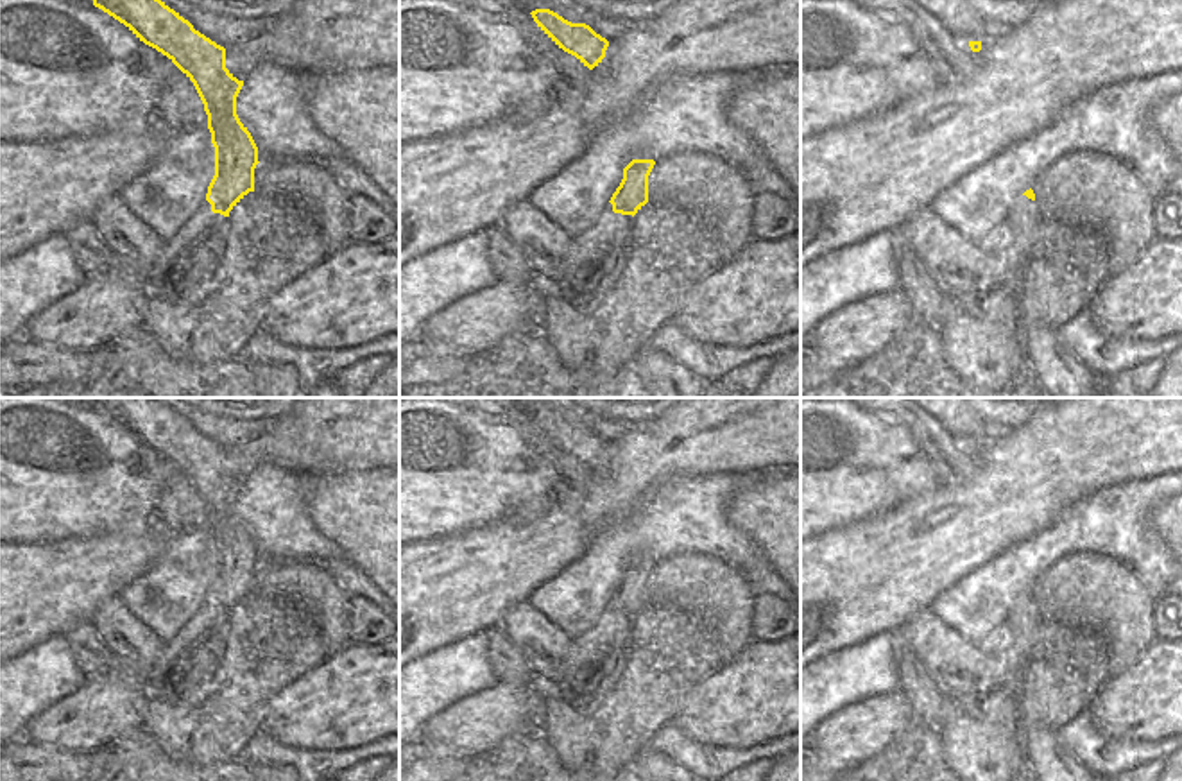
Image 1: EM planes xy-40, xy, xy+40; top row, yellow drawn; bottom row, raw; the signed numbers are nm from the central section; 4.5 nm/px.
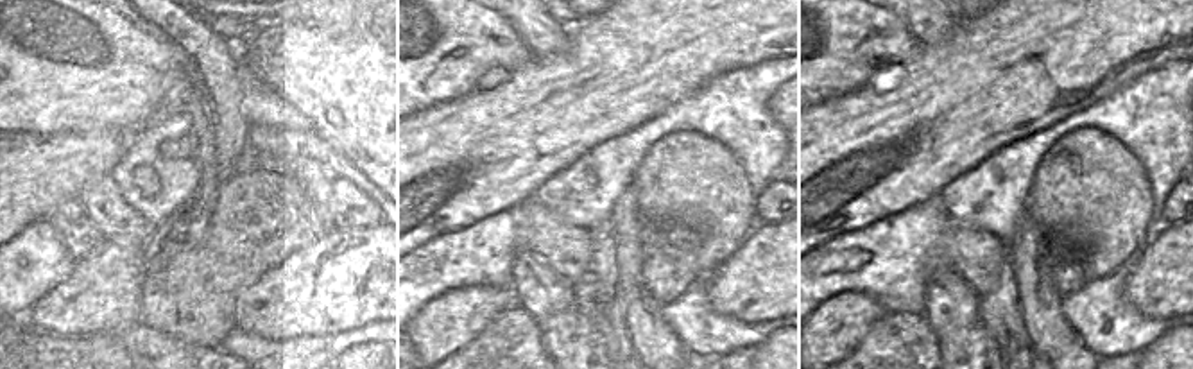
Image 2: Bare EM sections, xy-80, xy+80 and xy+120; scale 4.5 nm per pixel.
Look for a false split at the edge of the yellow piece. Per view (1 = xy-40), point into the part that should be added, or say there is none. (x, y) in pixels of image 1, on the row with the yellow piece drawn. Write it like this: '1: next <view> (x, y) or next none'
1: next none

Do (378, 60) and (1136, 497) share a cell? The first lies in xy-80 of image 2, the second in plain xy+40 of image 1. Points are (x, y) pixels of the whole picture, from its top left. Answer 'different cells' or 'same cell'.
different cells

